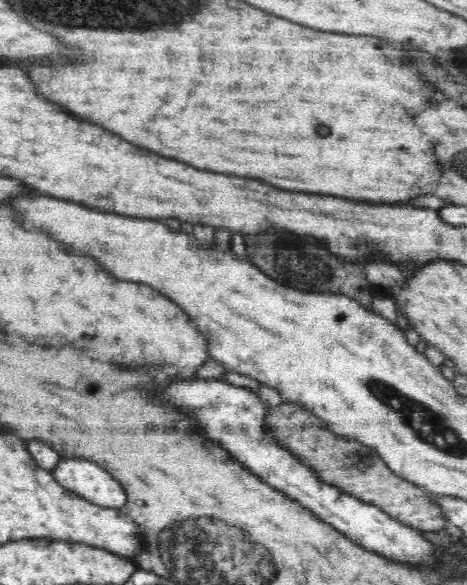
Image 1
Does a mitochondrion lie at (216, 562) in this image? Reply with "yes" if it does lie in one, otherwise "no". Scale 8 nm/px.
yes

